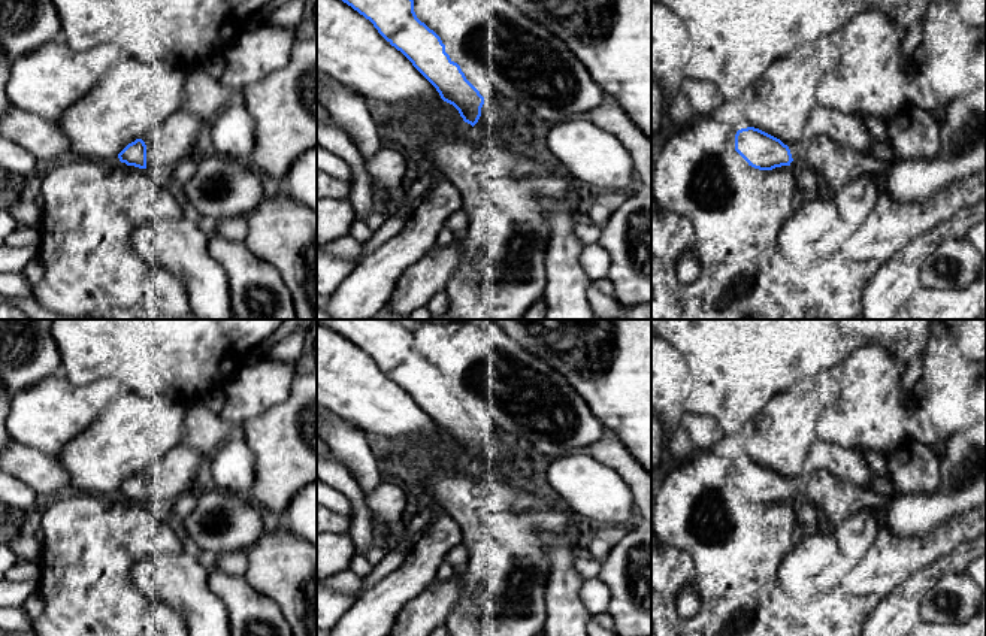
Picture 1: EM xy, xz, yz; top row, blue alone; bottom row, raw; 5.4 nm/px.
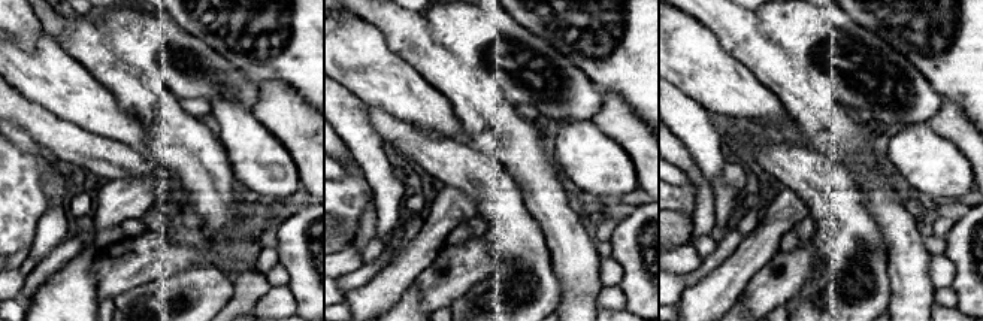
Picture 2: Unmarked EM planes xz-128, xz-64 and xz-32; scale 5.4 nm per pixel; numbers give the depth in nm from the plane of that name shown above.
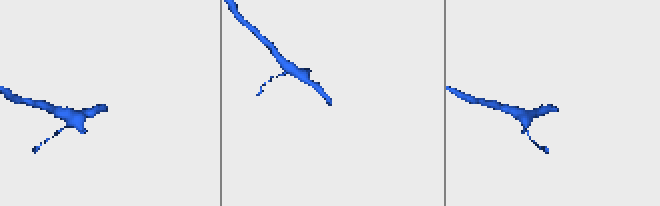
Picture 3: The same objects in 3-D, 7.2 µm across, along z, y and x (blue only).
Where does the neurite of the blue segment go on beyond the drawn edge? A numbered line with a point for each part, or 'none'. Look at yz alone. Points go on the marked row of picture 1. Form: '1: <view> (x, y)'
1: yz (797, 150)

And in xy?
1: xy (174, 139)

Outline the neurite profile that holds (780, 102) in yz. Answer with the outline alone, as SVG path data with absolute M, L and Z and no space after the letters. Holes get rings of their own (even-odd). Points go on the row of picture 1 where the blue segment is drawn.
M777 60L742 93L744 116L787 146L807 142L817 82L819 72L811 61Z

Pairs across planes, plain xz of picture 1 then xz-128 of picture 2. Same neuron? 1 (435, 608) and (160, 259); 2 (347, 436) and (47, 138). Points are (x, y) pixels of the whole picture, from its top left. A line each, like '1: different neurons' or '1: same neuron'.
1: same neuron
2: different neurons

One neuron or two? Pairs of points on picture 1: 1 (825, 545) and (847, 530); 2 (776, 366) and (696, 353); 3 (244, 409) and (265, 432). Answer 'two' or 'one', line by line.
1: two
2: one
3: two

